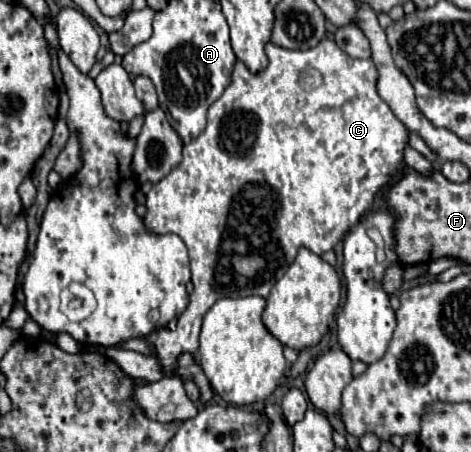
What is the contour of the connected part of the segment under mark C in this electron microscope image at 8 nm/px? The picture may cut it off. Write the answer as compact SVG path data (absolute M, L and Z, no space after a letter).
M322 40L308 50L286 50L268 42L266 56L268 66L256 74L236 60L228 88L208 110L206 130L184 146L180 166L146 194L146 228L154 234L180 236L192 264L194 292L176 330L158 328L148 336L168 376L172 376L178 354L196 354L202 318L218 298L266 298L302 244L318 256L332 250L372 206L378 192L392 184L404 164L408 130L378 96L378 70L372 60L350 58L332 40Z

